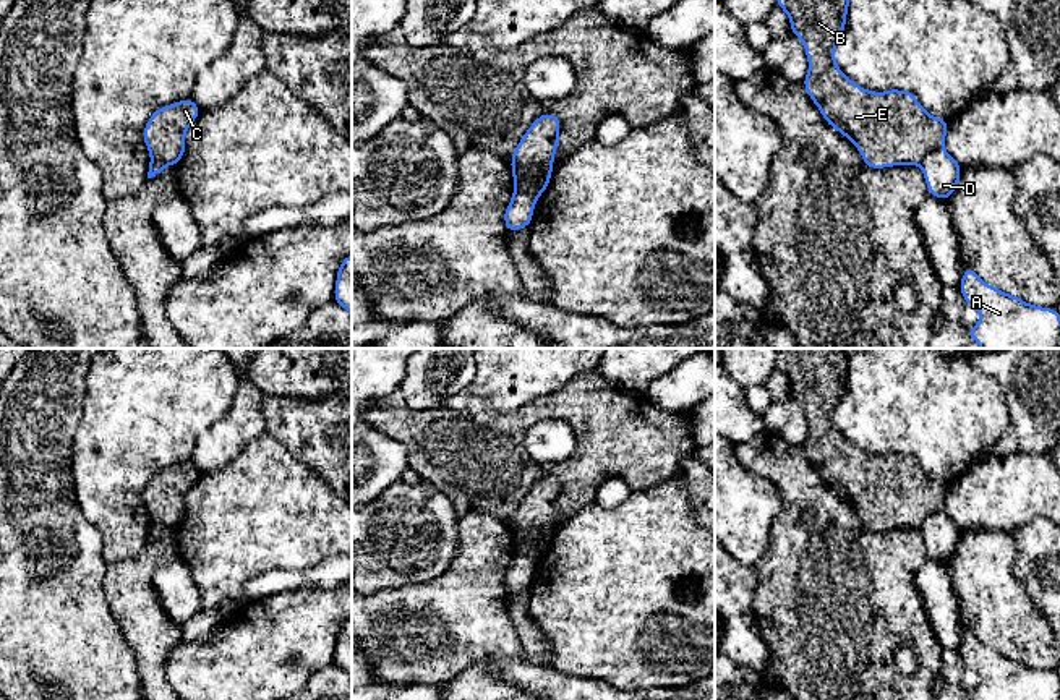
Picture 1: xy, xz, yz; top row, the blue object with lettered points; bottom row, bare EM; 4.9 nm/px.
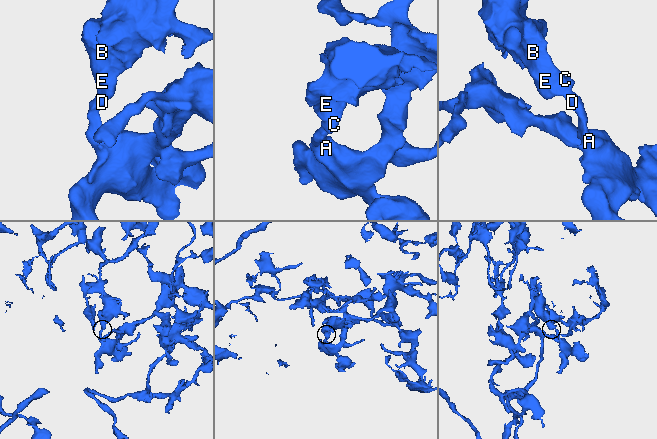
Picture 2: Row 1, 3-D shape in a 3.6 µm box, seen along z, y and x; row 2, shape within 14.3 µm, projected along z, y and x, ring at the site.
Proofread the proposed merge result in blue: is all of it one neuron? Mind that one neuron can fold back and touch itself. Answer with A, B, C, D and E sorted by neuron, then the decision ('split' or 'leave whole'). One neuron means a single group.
A D / B C E; split

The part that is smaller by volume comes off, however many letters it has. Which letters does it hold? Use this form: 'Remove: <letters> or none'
Remove: B, C, E

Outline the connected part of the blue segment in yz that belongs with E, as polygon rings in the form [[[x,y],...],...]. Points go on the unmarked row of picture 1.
[[[780,348],[776,369],[788,376],[791,395],[804,407],[809,423],[809,434],[802,444],[806,455],[825,484],[857,510],[866,530],[921,528],[929,517],[943,510],[950,486],[929,478],[913,454],[867,454],[836,428],[835,412],[846,391],[849,371],[849,356],[843,348]]]

